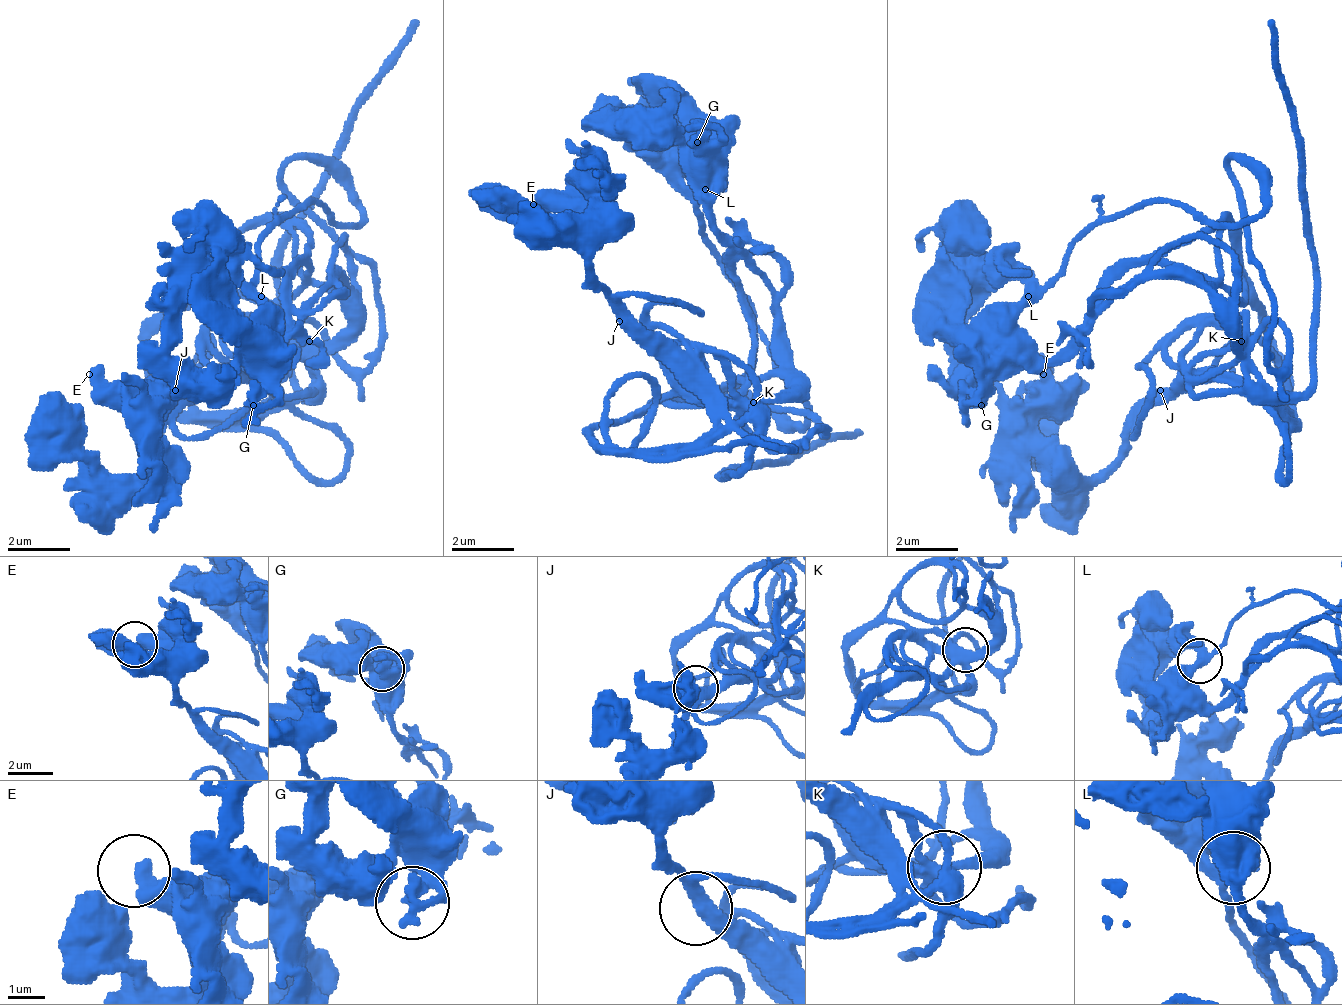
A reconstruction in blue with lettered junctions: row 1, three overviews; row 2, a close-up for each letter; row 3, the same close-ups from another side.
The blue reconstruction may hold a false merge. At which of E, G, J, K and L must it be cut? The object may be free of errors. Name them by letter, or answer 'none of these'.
none of these

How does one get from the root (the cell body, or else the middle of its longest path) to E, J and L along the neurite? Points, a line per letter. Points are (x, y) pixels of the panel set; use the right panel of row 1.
E: (1246, 351), (1223, 382), (1176, 382), (1098, 476), (1082, 476), (1035, 429), (1043, 374)
J: (1246, 351), (1223, 374), (1223, 382), (1184, 382), (1176, 390), (1160, 390)
L: (1246, 351), (1223, 312), (1192, 280), (1129, 280), (1051, 359), (1043, 359), (1020, 319), (1020, 304), (1028, 296)

